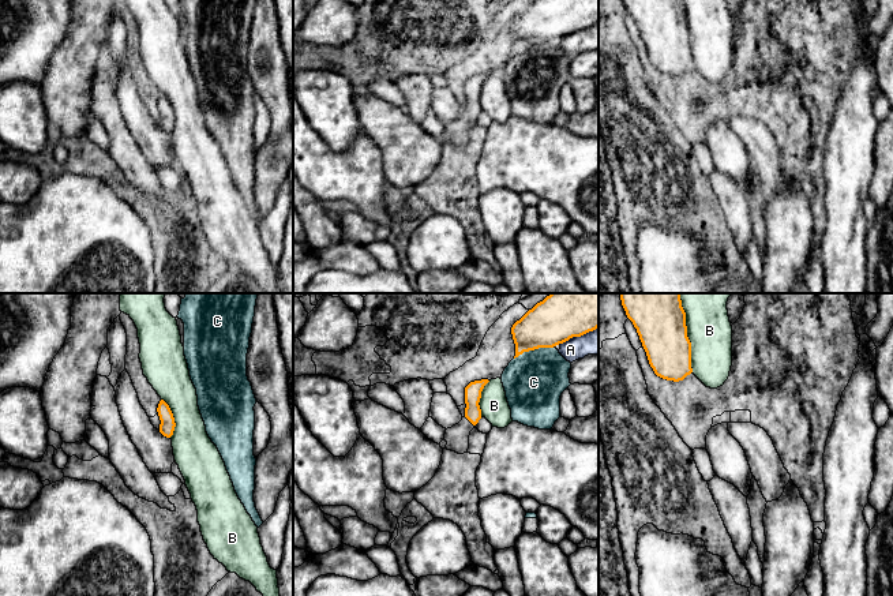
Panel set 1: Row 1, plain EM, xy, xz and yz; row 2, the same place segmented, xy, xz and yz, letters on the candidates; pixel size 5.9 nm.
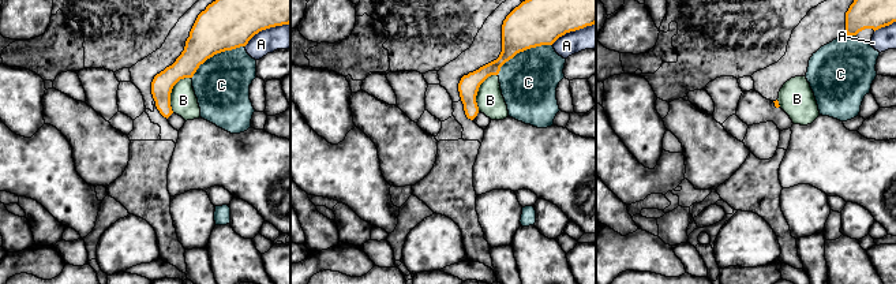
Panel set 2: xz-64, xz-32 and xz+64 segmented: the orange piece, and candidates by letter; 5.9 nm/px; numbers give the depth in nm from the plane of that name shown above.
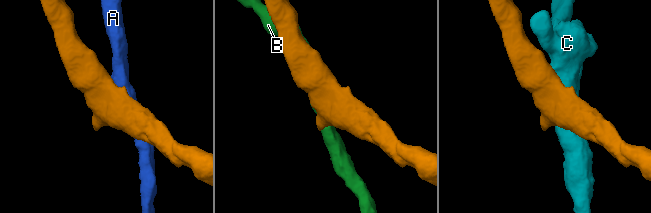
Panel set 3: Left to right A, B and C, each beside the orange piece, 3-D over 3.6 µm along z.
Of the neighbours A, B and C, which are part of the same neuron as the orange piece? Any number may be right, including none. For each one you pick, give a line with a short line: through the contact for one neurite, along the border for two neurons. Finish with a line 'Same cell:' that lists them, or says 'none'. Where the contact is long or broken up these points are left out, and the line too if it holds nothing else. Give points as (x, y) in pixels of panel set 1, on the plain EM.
Same cell: none

